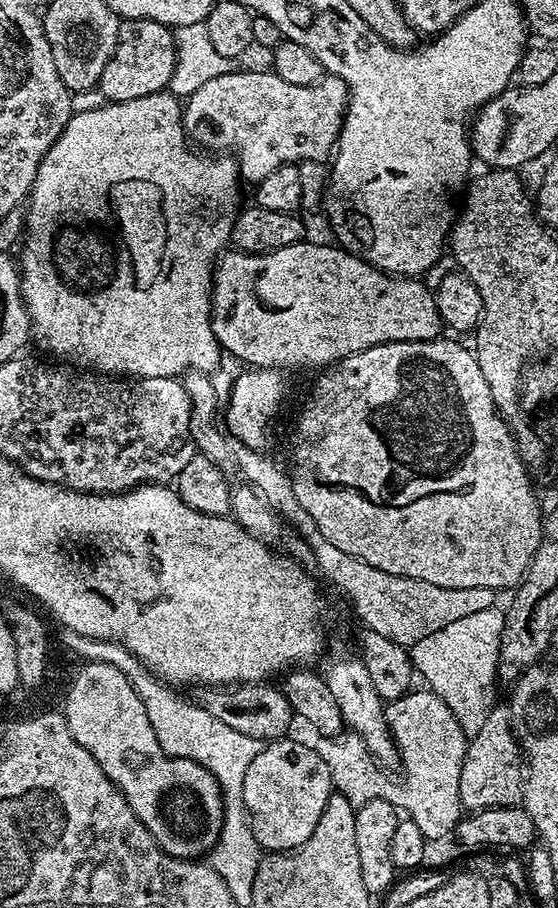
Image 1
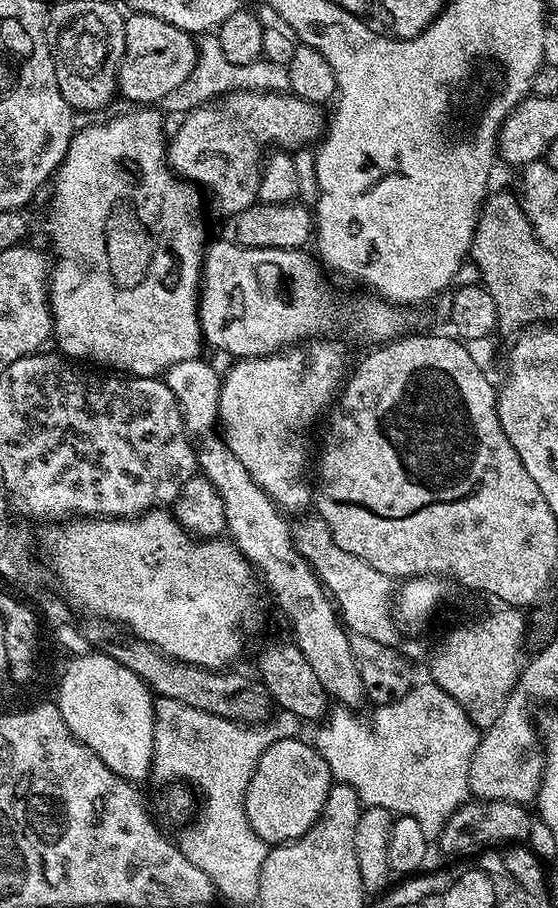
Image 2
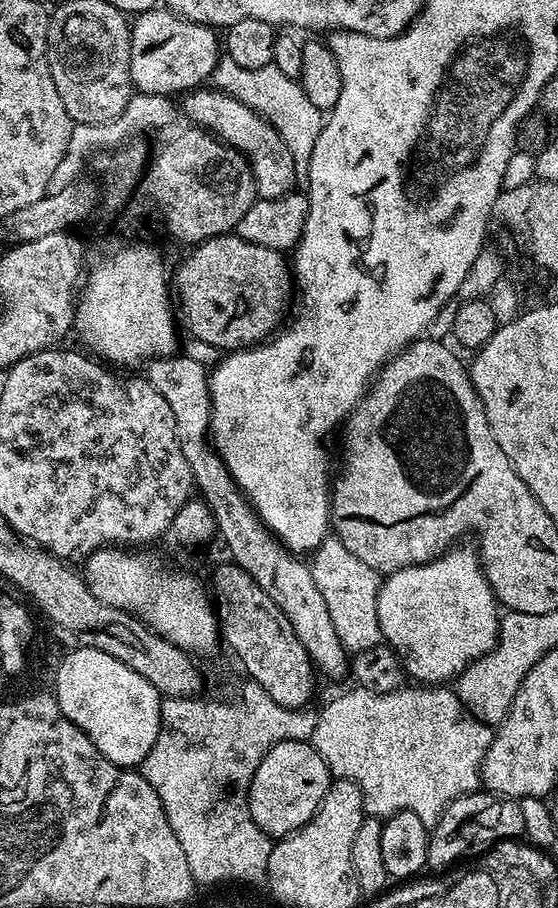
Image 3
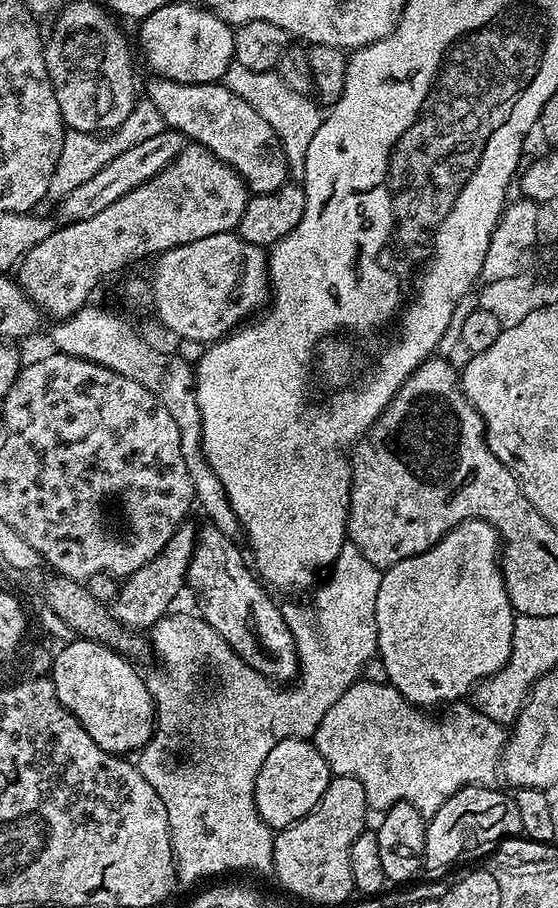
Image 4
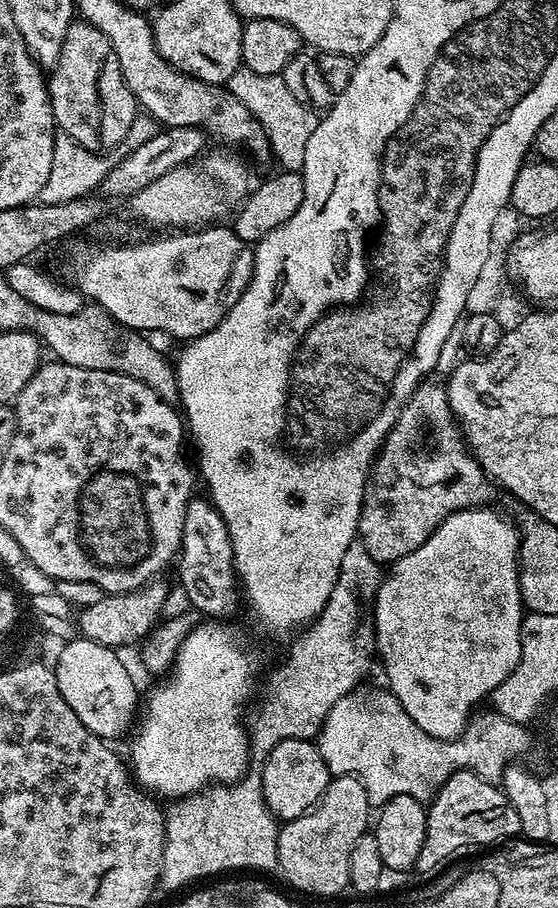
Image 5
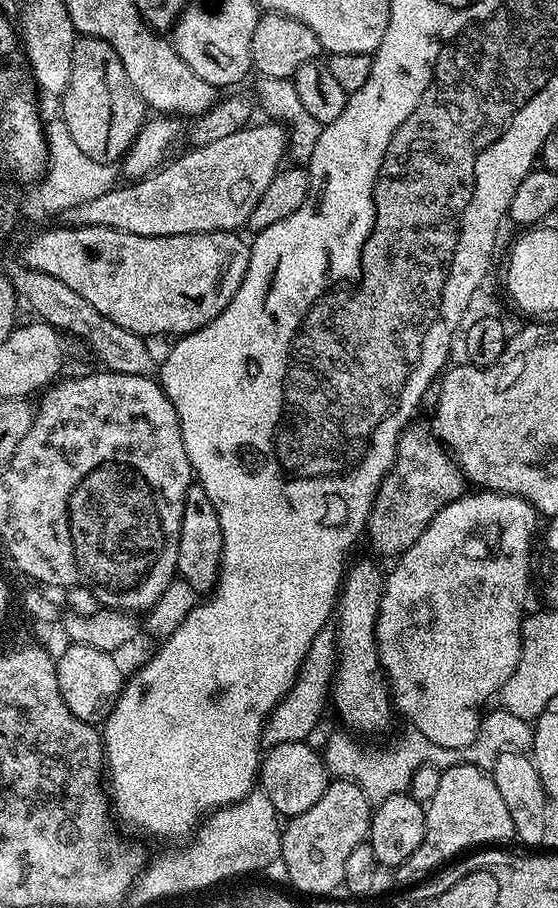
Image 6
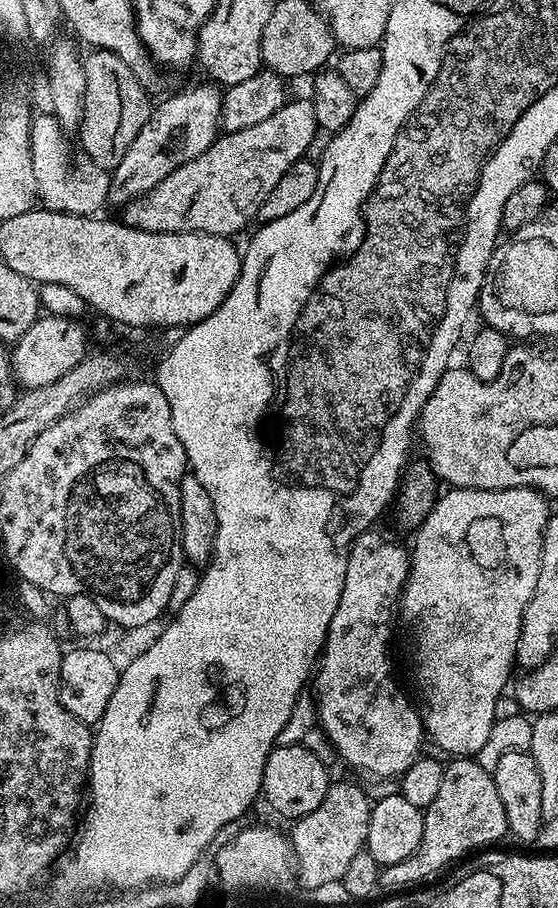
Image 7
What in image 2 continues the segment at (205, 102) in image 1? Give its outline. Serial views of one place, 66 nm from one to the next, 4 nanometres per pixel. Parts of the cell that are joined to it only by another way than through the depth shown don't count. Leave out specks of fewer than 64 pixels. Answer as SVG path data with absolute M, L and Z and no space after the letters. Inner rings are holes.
M287 91L229 92L227 96L215 102L193 108L181 119L184 121L177 126L173 136L171 133L170 141L167 143L168 166L179 179L199 186L207 195L209 192L222 215L235 218L257 203L266 149L275 146L280 150L304 150L309 147L307 144L315 145L326 132L324 111L321 105L306 102L301 96L289 94Z

